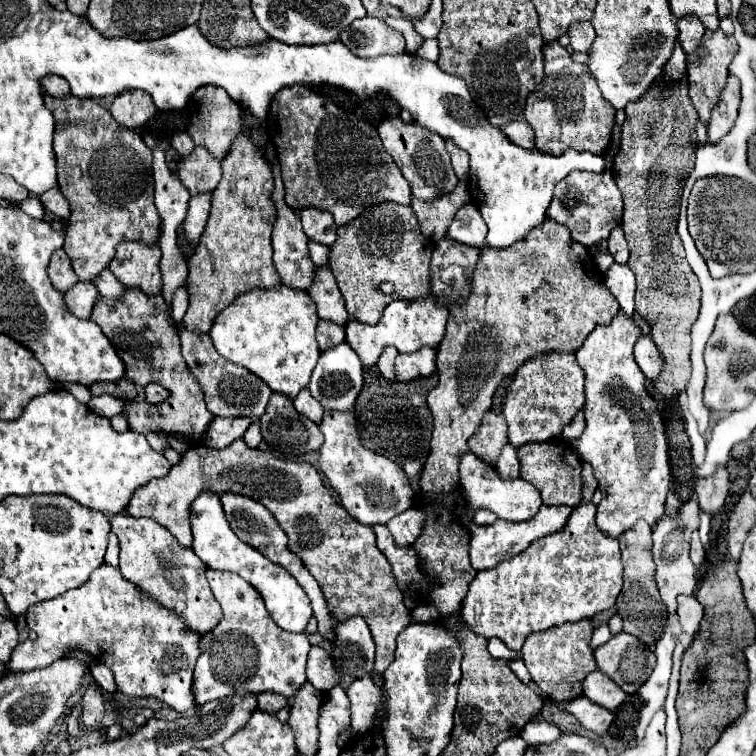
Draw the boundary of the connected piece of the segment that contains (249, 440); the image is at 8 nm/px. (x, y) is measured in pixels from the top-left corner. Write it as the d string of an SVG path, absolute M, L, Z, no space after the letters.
M253 420L253 424L247 428L243 440L245 440L245 444L249 448L257 448L259 446L259 442L261 442L261 426L259 426L259 420Z

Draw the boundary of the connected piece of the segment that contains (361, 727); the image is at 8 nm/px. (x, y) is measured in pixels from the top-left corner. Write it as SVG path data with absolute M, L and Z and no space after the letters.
M363 676L355 680L347 690L349 702L351 702L351 728L355 734L365 734L369 728L373 728L373 720L377 714L377 708L381 704L381 692L373 684L371 676Z

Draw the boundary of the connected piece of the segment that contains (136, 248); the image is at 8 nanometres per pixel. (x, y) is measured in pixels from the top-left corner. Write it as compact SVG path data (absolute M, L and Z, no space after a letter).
M121 242L115 250L115 258L109 264L115 278L125 286L141 288L143 292L149 292L149 296L157 296L161 292L159 244Z

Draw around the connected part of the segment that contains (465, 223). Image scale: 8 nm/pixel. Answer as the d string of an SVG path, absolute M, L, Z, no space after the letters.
M465 204L463 208L459 208L447 228L447 236L455 242L481 248L485 244L487 228L485 228L485 220L477 212L477 206Z

